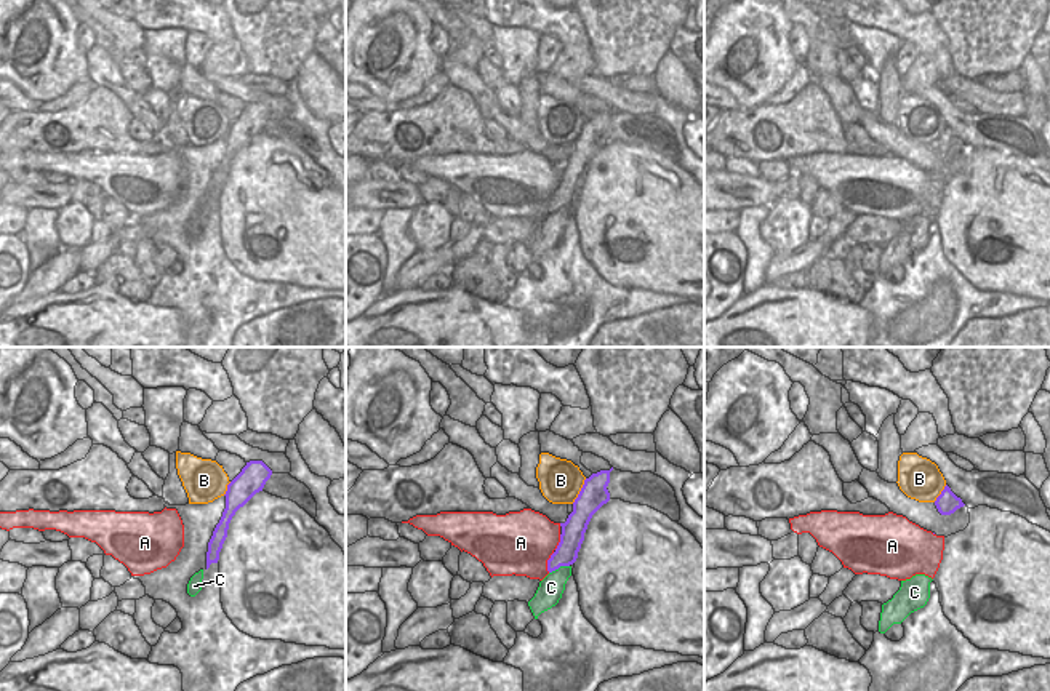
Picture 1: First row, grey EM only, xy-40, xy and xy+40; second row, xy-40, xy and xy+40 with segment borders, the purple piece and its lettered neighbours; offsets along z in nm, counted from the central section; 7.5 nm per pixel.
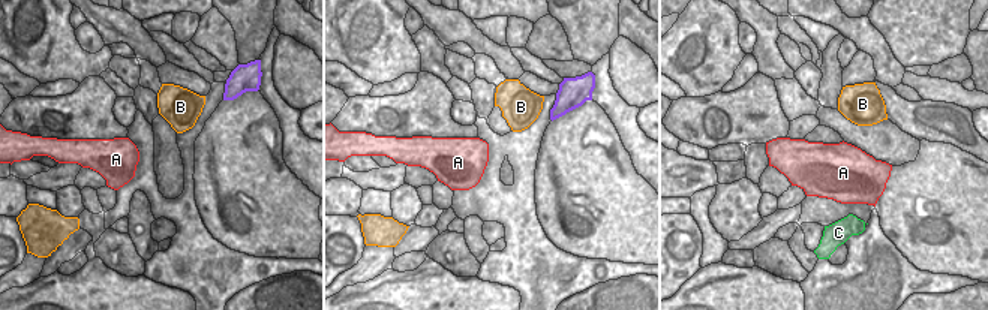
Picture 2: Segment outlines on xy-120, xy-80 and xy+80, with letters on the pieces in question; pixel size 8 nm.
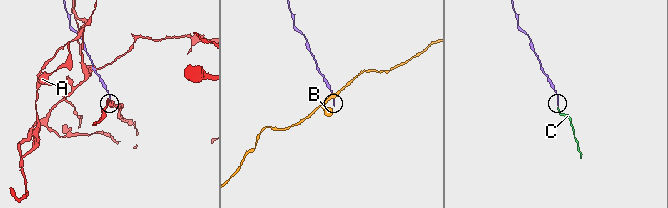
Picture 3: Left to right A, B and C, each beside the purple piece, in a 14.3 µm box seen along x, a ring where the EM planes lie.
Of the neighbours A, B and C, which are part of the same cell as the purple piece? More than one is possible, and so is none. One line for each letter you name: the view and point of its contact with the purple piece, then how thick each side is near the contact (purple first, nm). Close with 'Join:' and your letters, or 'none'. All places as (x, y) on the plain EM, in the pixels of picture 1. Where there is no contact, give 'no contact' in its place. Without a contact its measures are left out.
C: contact xy (559, 208); calibres 170 and 190 nm
Join: C

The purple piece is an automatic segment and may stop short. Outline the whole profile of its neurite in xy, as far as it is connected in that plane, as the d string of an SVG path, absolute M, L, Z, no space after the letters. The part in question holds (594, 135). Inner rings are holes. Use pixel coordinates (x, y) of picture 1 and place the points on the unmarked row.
M600 112L584 122L584 126L573 144L573 154L565 165L560 165L562 176L555 194L547 202L549 216L539 224L535 238L528 248L538 258L559 245L565 232L565 226L571 218L571 206L578 200L578 194L584 182L584 174L592 157L610 142L607 131L610 125L610 112Z

